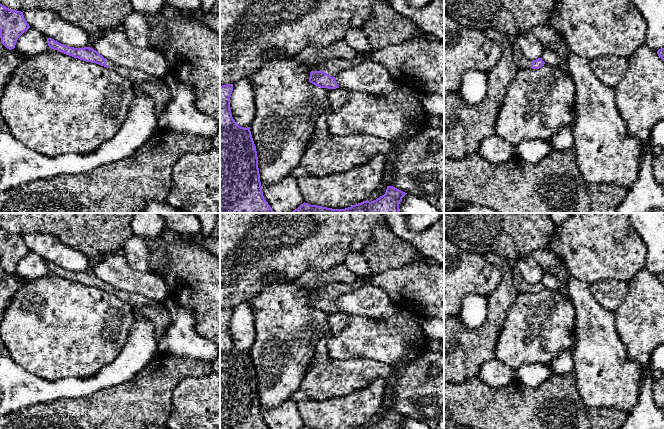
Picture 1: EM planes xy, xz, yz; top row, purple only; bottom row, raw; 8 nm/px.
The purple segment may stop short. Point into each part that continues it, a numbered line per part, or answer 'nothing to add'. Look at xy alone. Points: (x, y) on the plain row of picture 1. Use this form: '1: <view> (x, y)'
1: xy (132, 299)

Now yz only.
1: yz (521, 285)

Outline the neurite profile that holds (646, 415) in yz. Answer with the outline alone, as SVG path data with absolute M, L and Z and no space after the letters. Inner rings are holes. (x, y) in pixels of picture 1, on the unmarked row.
M664 343L654 349L650 370L643 379L638 403L619 429L664 429L664 410L655 405L651 389L653 373L656 370L664 372Z

